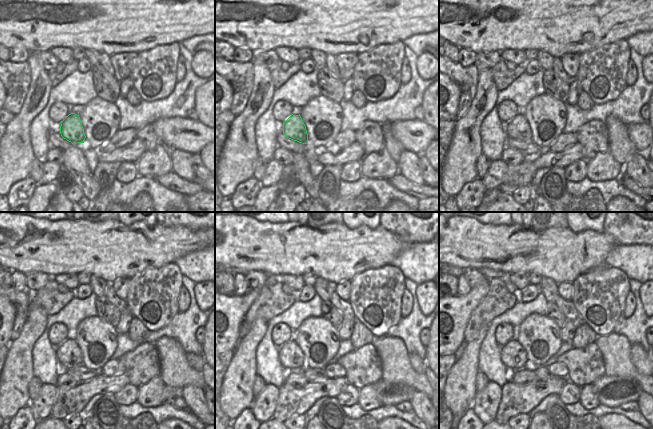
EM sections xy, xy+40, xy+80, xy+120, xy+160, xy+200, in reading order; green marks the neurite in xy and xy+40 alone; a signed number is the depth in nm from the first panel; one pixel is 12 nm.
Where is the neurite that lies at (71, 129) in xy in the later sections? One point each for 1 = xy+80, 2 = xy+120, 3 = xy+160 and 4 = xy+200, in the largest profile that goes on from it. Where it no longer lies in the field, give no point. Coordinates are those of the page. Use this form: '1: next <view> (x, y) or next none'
1: next xy+80 (518, 128)
2: next xy+120 (68, 354)
3: next xy+160 (291, 356)
4: next xy+200 (513, 356)

